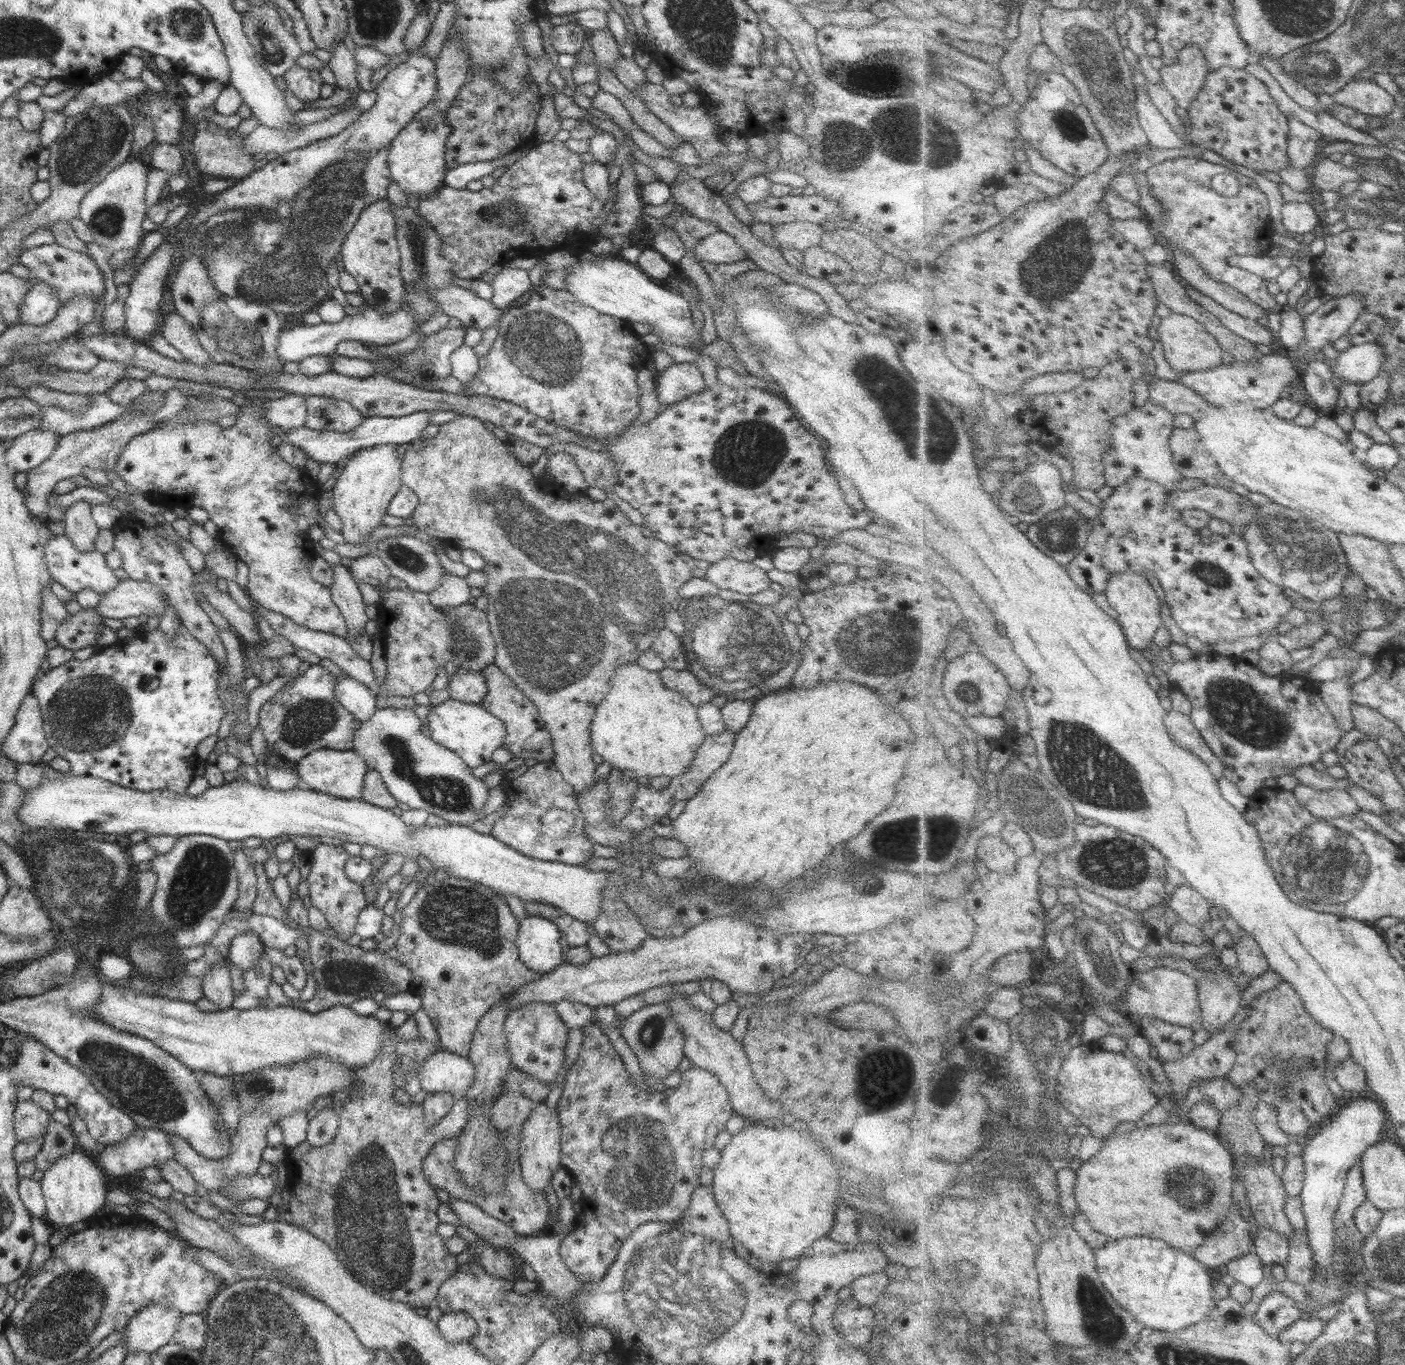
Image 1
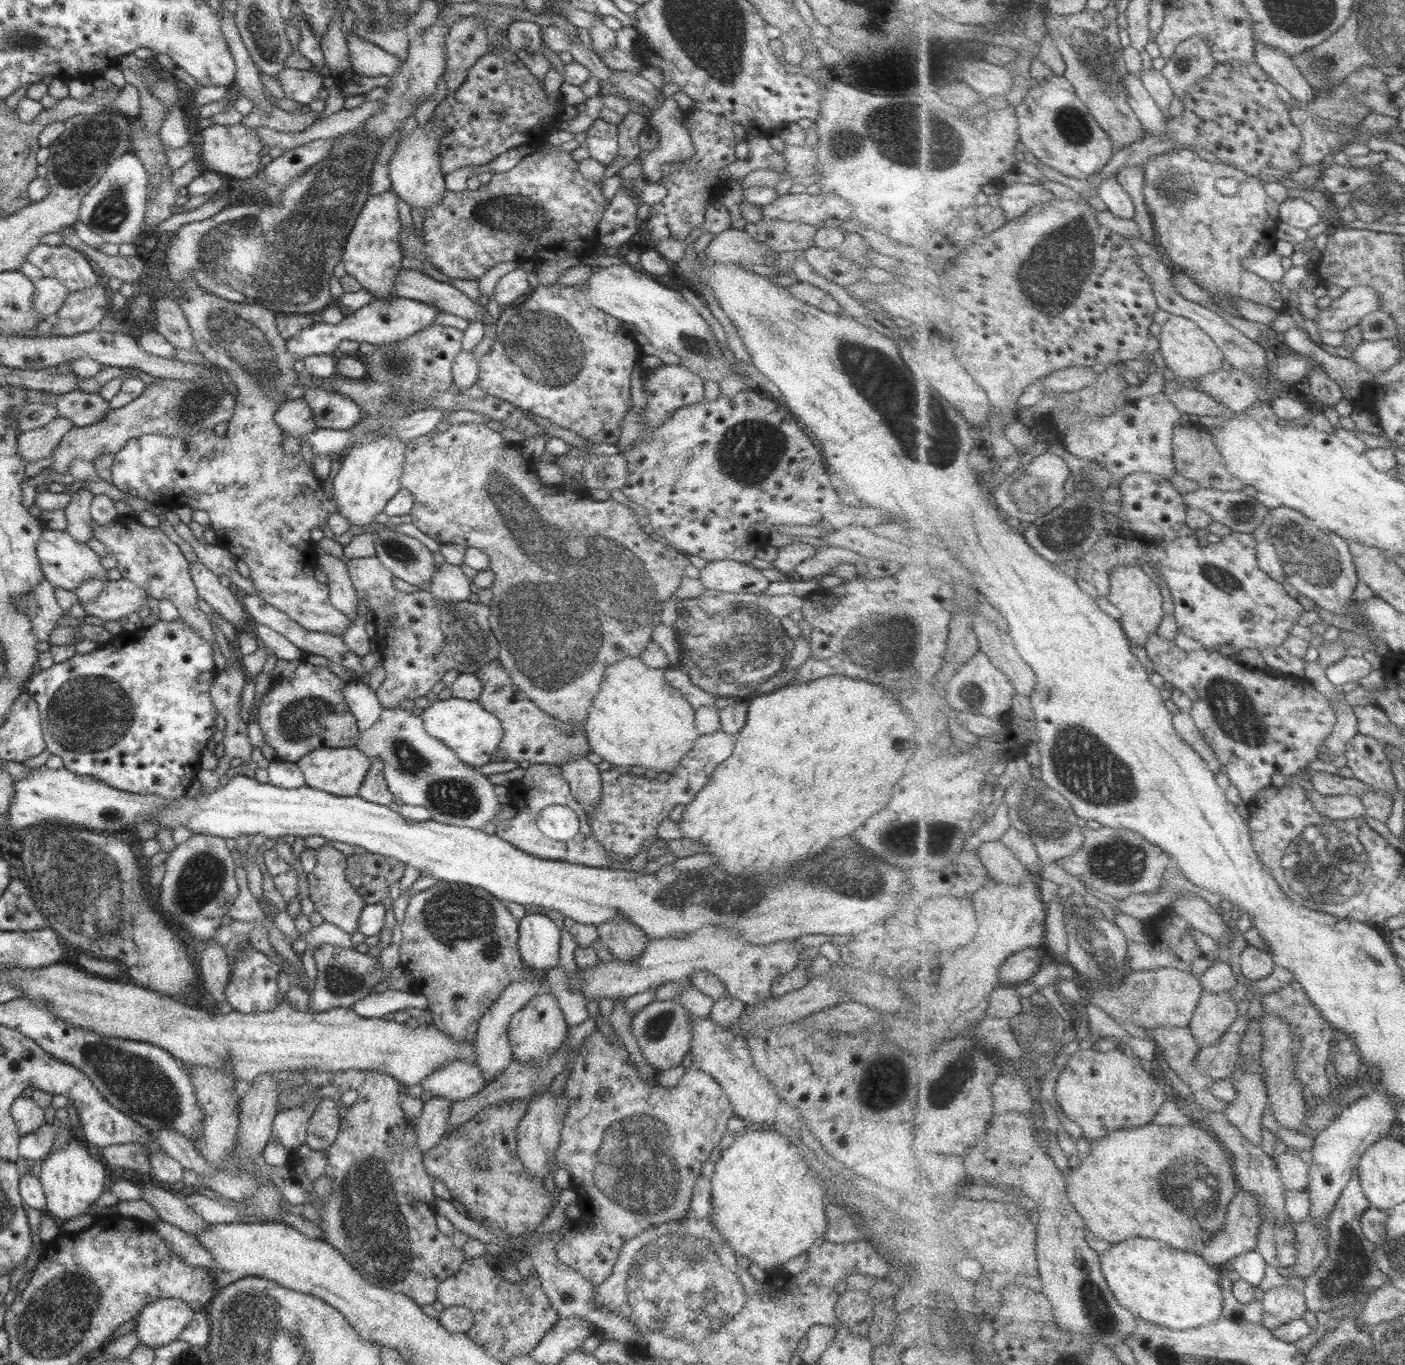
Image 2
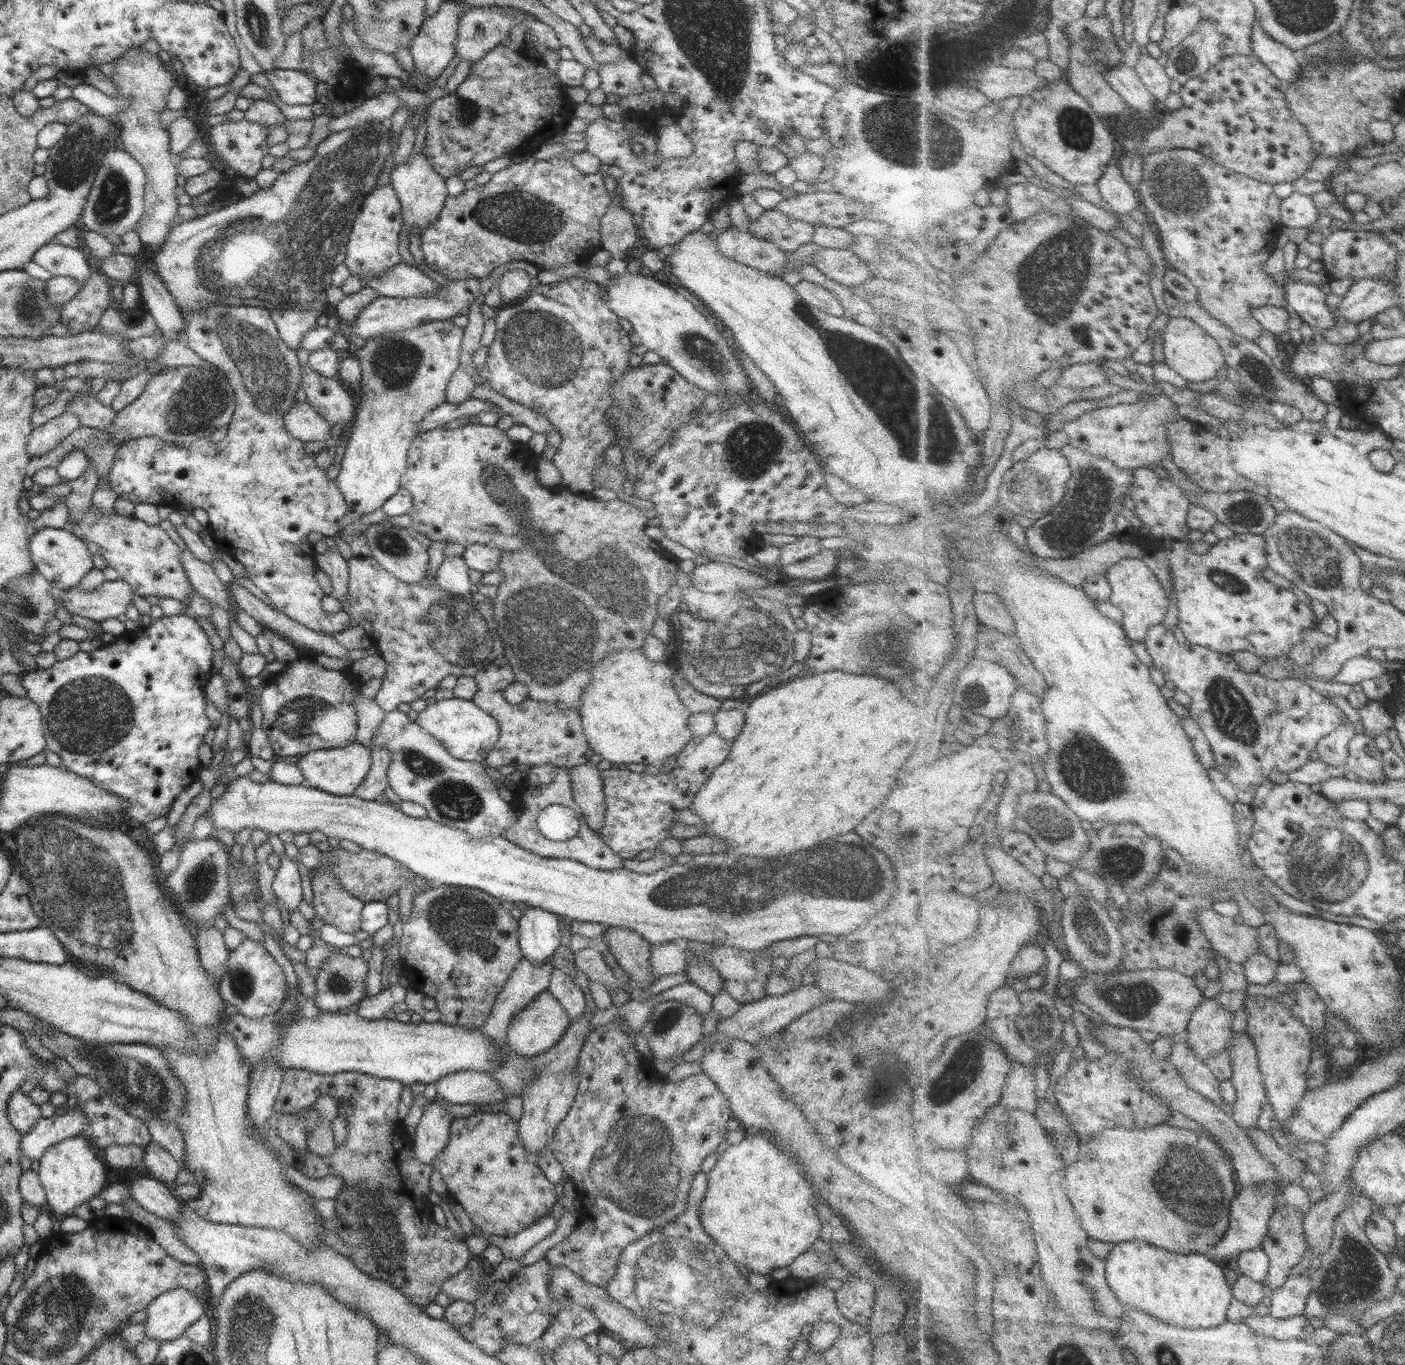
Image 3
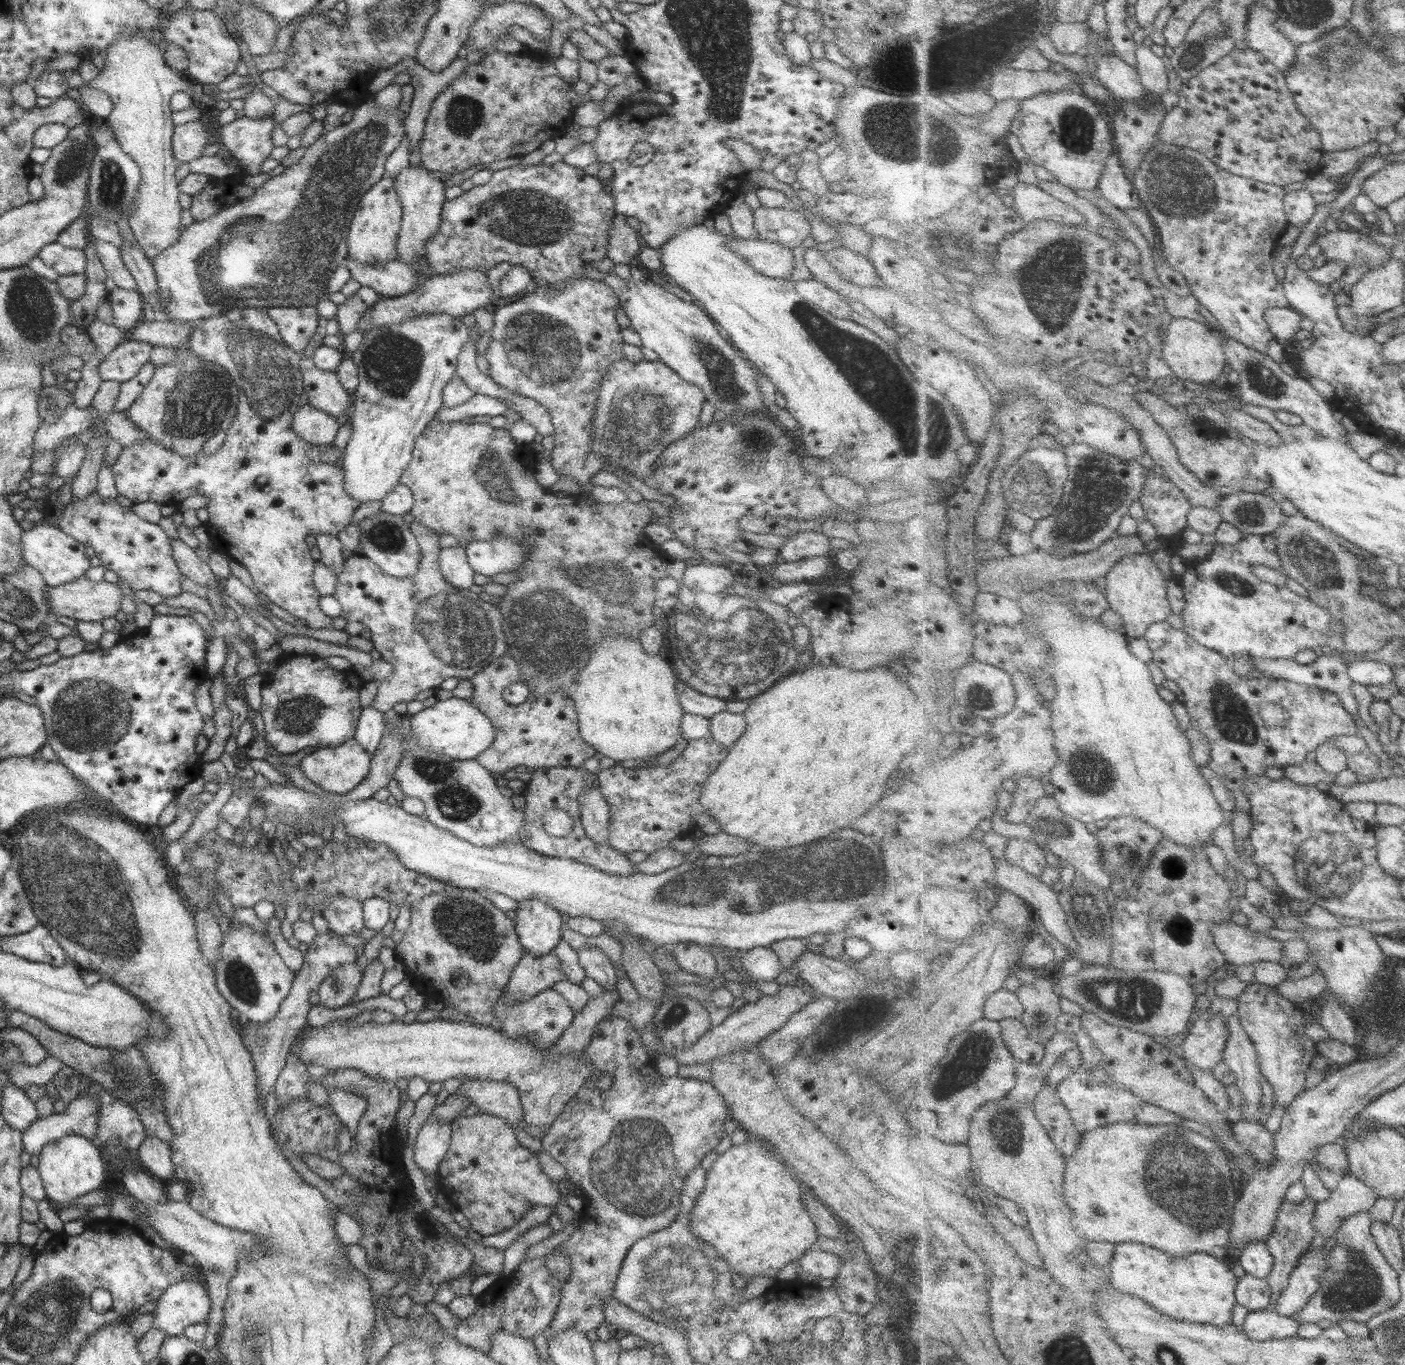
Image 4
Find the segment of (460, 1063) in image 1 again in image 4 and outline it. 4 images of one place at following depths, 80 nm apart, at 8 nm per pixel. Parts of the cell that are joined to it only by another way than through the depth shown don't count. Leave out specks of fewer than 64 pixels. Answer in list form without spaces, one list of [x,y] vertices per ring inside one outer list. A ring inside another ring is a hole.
[[[460,1078],[462,1085],[459,1089],[451,1095],[460,1095],[461,1097],[468,1097],[470,1104],[476,1105],[480,1112],[493,1114],[499,1116],[509,1123],[512,1130],[526,1130],[527,1124],[524,1118],[524,1109],[521,1105],[519,1092],[508,1082],[496,1082],[495,1080],[484,1078]]]

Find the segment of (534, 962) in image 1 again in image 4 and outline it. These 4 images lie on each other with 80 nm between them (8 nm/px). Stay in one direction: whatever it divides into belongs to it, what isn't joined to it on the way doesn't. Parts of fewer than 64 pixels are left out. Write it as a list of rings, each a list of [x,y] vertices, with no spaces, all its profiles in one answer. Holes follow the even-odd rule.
[[[528,899],[520,901],[515,911],[516,933],[524,953],[546,956],[563,941],[562,918],[556,909],[542,901]]]

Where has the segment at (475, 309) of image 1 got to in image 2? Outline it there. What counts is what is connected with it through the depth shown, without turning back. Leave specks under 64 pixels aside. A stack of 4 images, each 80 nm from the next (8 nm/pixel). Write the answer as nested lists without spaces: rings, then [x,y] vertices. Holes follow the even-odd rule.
[[[402,269],[397,272],[393,294],[400,298],[435,304],[441,312],[461,316],[467,319],[469,324],[476,319],[482,321],[483,312],[486,309],[480,303],[475,304],[475,300],[470,299],[450,283],[436,281],[414,269]]]

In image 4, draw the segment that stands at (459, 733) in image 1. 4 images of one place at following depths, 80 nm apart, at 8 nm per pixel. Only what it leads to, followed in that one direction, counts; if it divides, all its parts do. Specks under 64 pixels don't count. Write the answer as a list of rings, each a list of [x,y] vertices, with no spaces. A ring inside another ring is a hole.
[[[452,697],[438,700],[434,706],[424,708],[411,720],[411,732],[417,744],[430,752],[446,755],[454,760],[475,759],[488,749],[494,740],[494,725],[482,712],[476,709],[469,699]]]

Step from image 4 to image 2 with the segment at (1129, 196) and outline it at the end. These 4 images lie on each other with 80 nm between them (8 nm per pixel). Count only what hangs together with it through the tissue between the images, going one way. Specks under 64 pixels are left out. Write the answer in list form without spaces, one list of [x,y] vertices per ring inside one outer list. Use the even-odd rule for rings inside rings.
[[[1117,177],[1104,179],[1102,182],[1098,180],[1097,186],[1100,198],[1114,214],[1127,219],[1137,218],[1137,203]]]

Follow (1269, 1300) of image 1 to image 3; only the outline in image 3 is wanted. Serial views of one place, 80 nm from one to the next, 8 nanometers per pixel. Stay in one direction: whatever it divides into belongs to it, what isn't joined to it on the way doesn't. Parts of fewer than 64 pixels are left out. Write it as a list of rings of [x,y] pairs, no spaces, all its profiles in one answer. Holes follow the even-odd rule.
[[[1308,1270],[1292,1276],[1284,1286],[1272,1292],[1270,1315],[1279,1319],[1289,1319],[1305,1314],[1311,1294],[1313,1294],[1313,1282],[1312,1274]]]

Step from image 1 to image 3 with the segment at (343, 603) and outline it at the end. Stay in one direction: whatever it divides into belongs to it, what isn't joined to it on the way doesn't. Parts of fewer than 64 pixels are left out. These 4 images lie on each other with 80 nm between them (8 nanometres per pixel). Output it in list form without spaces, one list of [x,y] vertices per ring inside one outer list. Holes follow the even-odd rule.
[[[322,537],[321,540],[330,550],[318,554],[315,558],[315,564],[320,570],[324,570],[328,574],[328,578],[332,580],[334,592],[330,595],[341,603],[341,600],[348,592],[349,567],[347,561],[340,555],[340,551],[338,551],[336,542],[332,537]]]

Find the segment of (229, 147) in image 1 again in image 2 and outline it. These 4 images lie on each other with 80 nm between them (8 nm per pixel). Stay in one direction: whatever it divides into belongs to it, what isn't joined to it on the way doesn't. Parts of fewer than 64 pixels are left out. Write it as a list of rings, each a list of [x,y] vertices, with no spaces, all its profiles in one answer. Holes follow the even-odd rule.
[[[241,123],[235,125],[212,125],[202,129],[198,158],[203,161],[204,170],[219,172],[221,175],[233,176],[247,180],[257,174],[262,167],[263,142],[256,129],[248,128]]]

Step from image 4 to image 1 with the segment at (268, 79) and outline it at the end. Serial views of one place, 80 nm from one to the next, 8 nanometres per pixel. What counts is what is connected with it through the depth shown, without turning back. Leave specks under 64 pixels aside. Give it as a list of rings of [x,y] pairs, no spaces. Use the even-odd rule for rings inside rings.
[[[294,66],[285,72],[283,77],[288,84],[287,93],[294,94],[302,103],[321,98],[323,79],[318,71]]]

